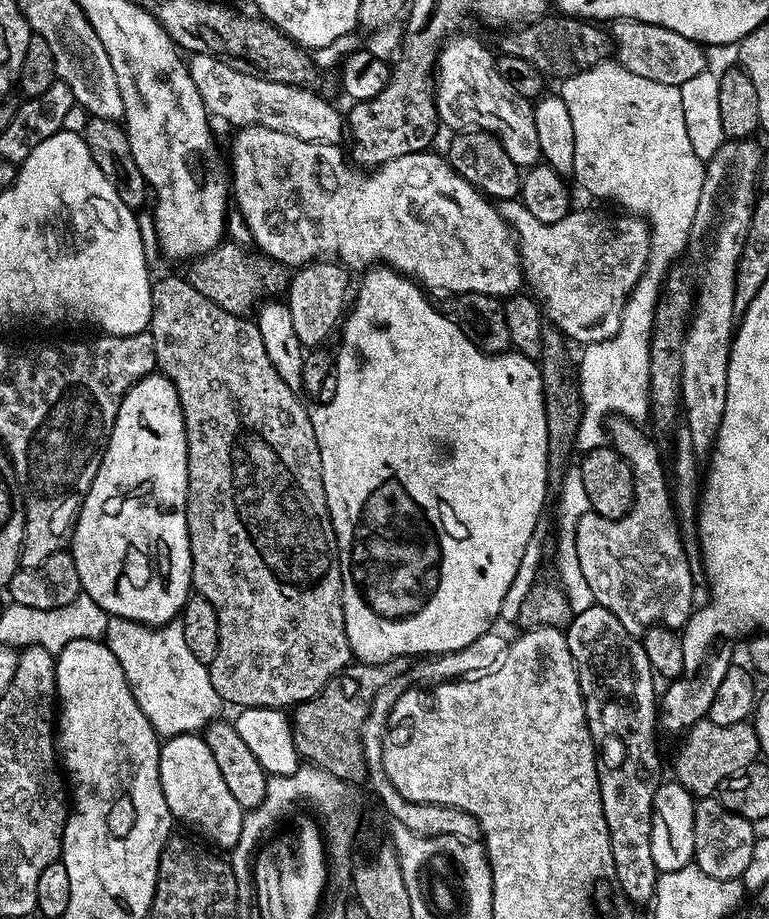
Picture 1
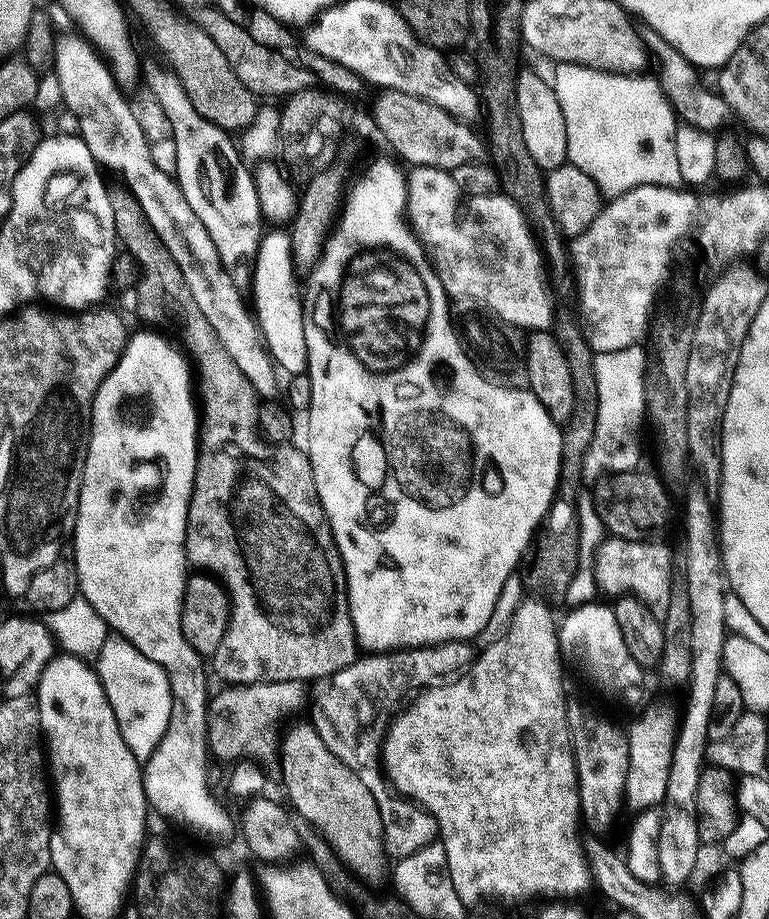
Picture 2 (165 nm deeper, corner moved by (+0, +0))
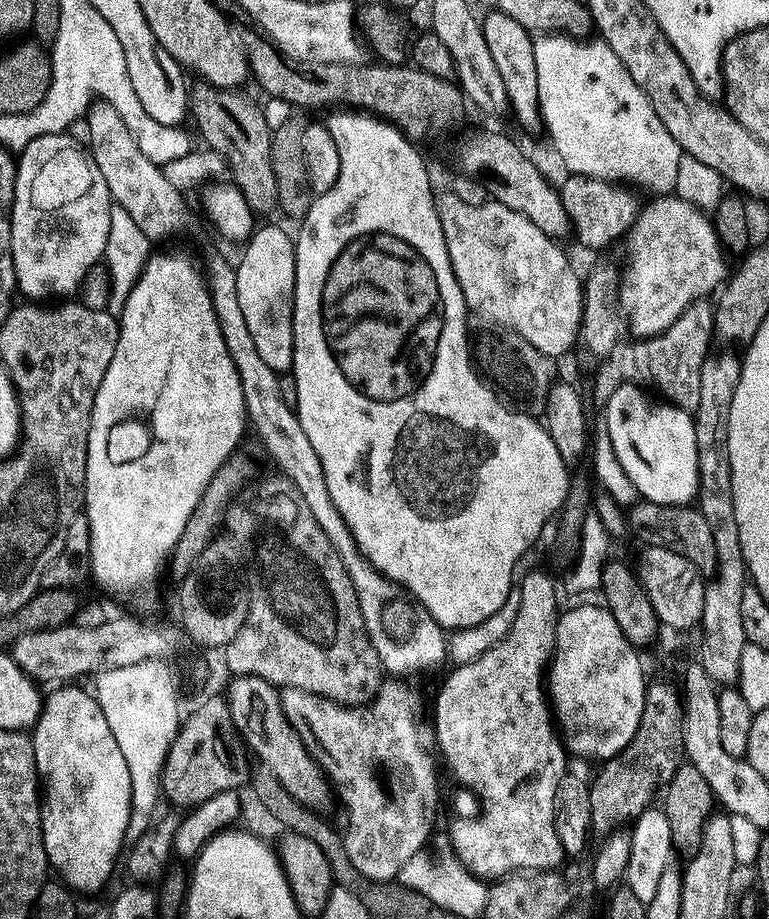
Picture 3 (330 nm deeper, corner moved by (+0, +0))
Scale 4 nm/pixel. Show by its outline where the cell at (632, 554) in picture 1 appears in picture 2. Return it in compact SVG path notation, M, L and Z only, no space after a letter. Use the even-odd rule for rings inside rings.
M605 538L600 541L596 550L594 571L596 573L596 587L613 598L636 597L645 604L657 617L663 617L670 606L672 597L672 556L664 544L651 544L651 539L618 540Z

